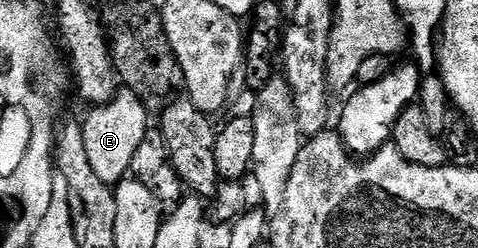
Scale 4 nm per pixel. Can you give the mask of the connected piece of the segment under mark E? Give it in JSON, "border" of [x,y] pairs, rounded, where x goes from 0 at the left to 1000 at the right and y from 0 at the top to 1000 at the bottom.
{"border":[[[243,371],[241,395],[188,444],[190,460],[169,488],[178,560],[178,625],[186,625],[186,673],[203,690],[203,722],[228,750],[243,750],[272,702],[278,621],[303,560],[312,516],[312,460],[285,375]]]}

